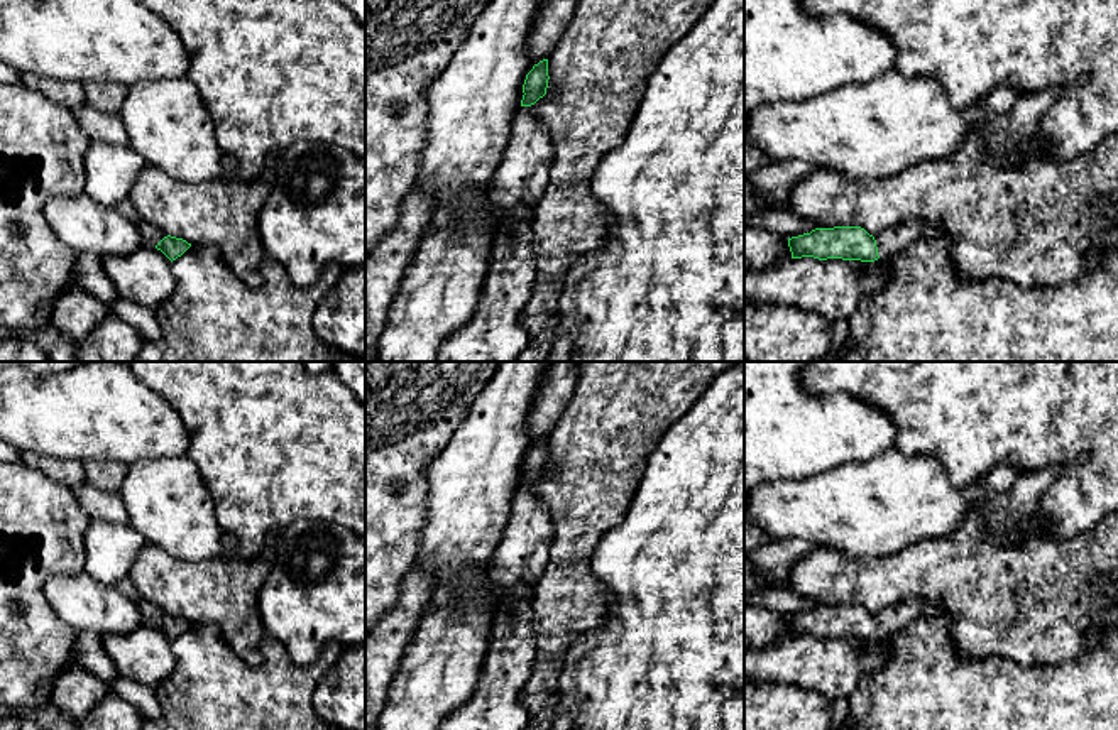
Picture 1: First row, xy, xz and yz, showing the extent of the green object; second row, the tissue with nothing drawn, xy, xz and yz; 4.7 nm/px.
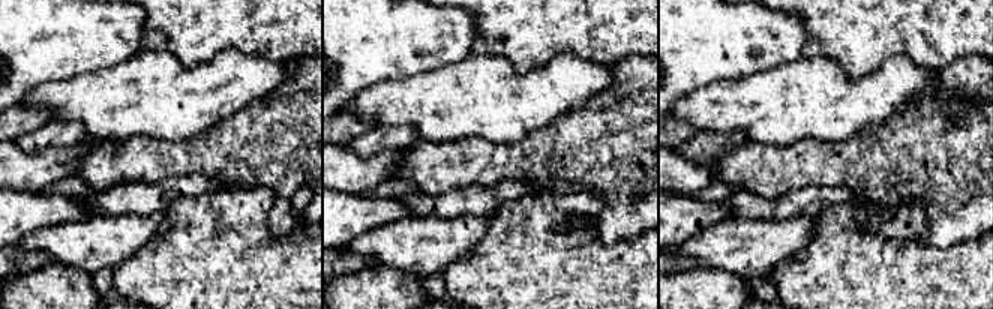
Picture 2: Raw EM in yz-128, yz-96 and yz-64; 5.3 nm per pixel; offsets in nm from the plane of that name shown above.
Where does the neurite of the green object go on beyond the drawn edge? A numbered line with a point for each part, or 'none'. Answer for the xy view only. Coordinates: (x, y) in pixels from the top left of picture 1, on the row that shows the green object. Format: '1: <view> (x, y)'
1: xy (151, 235)

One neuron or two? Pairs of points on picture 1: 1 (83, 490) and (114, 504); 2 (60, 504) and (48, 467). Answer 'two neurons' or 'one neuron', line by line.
1: one neuron
2: two neurons

